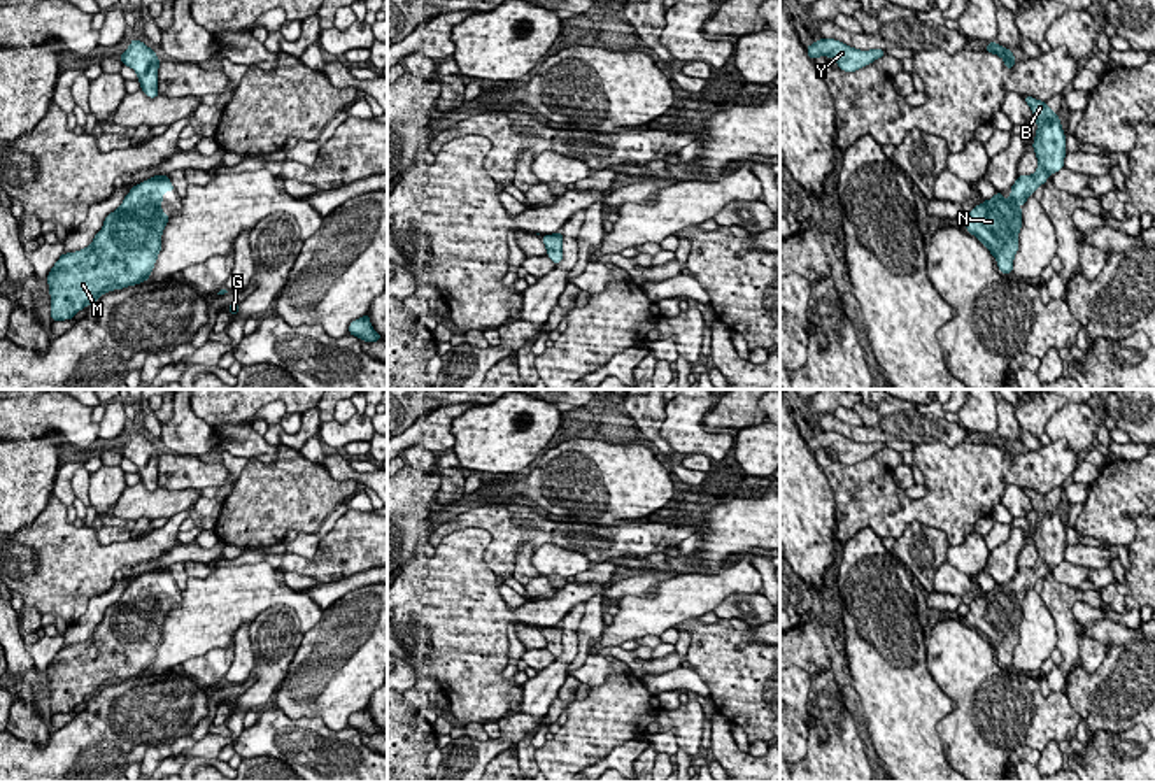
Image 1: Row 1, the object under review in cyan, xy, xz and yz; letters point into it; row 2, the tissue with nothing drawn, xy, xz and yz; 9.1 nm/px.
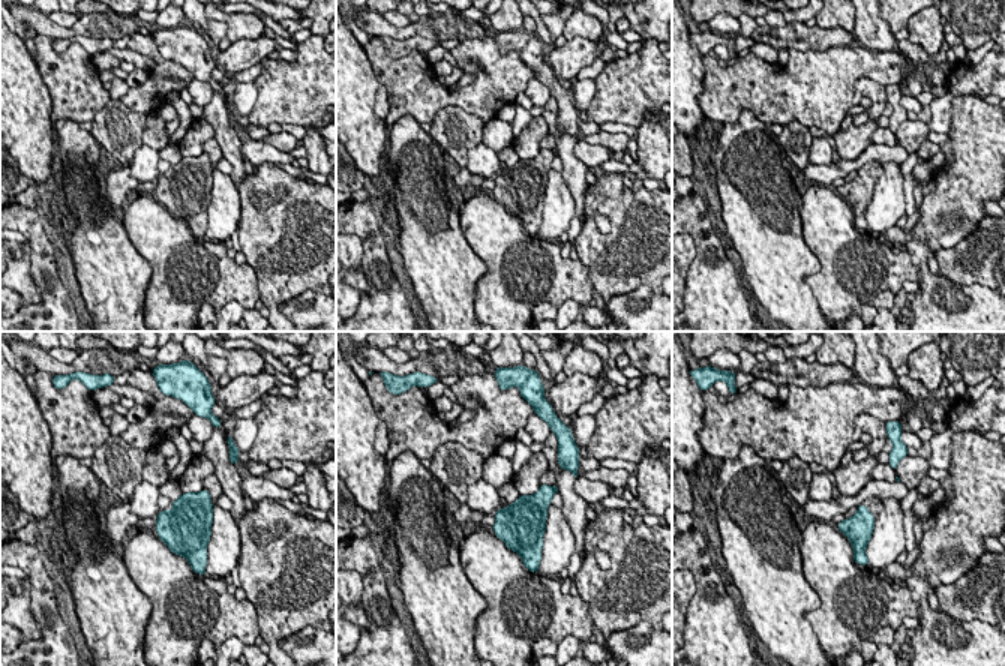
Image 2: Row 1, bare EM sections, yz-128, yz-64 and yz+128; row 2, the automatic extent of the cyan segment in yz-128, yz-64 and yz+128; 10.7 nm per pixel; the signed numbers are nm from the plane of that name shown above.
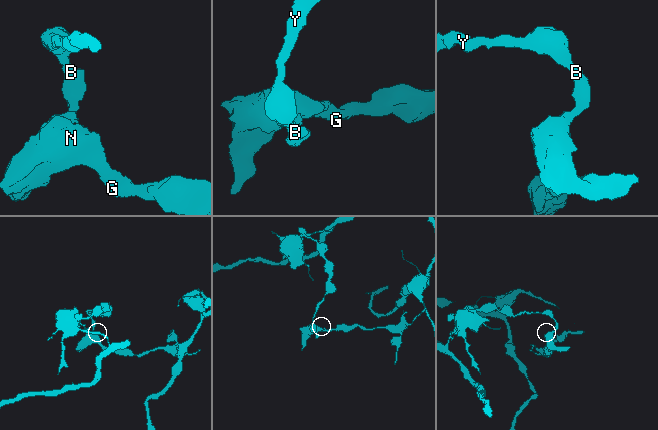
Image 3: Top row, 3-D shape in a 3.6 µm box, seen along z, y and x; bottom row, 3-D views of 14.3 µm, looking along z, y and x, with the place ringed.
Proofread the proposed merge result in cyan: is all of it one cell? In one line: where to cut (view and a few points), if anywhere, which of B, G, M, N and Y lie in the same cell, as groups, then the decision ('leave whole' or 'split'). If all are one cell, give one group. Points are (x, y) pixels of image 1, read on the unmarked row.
cut none; groups B G M N Y; leave whole

